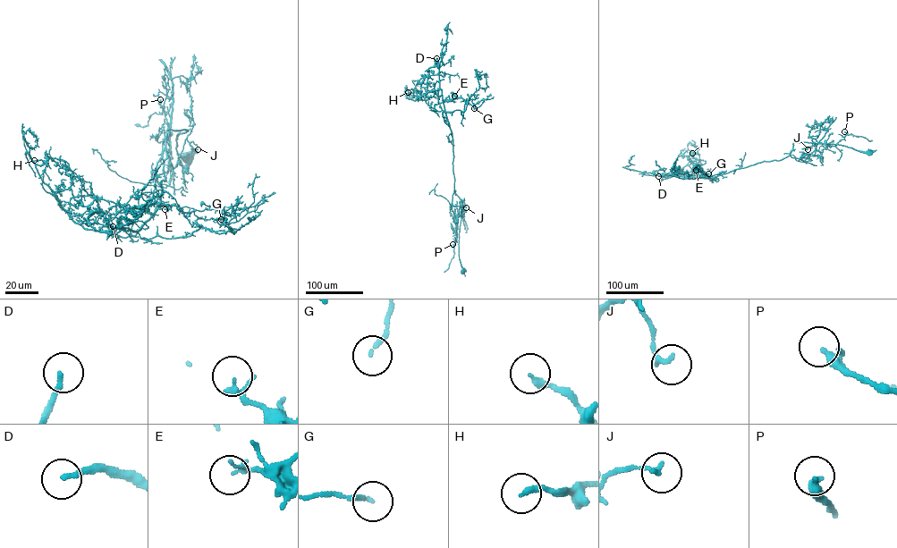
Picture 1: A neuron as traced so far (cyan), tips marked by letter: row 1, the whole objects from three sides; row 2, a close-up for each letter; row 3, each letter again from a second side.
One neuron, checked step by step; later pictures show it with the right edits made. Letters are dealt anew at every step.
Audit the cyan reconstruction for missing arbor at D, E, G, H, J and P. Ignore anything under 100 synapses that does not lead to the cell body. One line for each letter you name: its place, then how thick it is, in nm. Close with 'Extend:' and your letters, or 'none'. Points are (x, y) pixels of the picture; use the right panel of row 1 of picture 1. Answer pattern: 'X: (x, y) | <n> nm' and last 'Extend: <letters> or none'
D: (658, 176) | 180 nm
Extend: D

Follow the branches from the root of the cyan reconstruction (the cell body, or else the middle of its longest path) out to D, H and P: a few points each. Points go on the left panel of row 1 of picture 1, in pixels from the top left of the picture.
D: (188, 157), (177, 154), (176, 140), (188, 130), (168, 130), (157, 208), (137, 231), (113, 226)
H: (188, 157), (176, 140), (188, 130), (168, 130), (160, 202), (137, 231), (76, 223), (34, 160)
P: (188, 157), (177, 154), (176, 140), (188, 130), (168, 130), (156, 173), (165, 150), (171, 168), (160, 99)

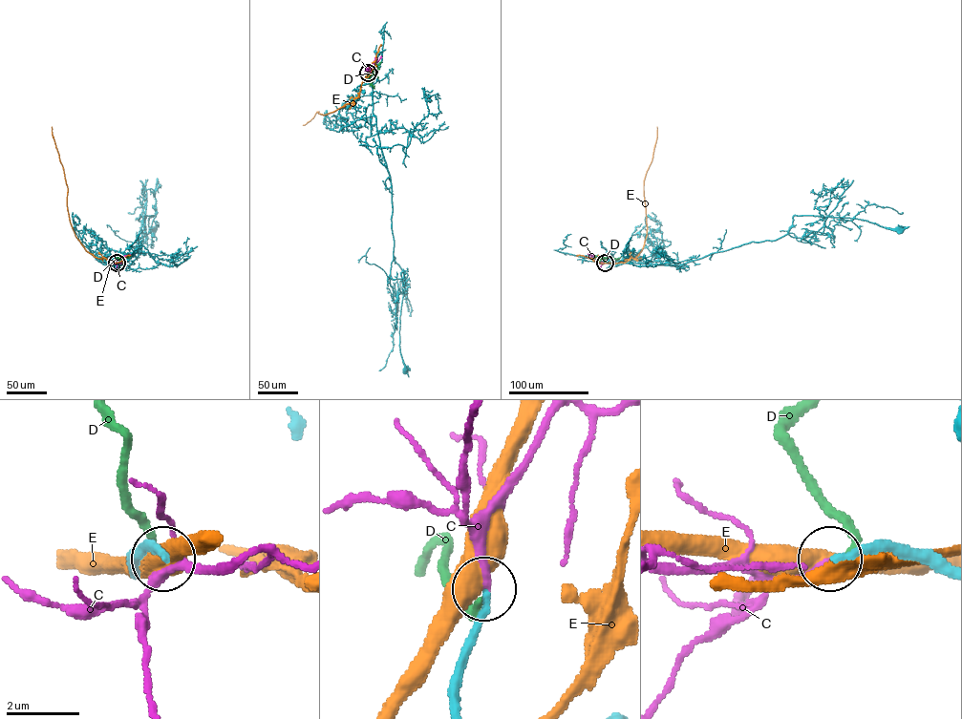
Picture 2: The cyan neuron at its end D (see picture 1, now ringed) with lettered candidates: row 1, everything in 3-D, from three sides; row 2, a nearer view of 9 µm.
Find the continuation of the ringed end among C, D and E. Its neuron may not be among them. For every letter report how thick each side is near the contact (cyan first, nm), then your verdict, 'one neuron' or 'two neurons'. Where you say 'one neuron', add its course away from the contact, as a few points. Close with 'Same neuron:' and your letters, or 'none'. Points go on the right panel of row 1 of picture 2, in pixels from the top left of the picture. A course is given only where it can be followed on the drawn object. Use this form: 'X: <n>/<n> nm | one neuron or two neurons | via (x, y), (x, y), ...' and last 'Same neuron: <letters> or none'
C: 180/190 nm | one neuron | via (605, 263), (593, 260), (590, 257), (593, 255), (587, 254)
D: 240/240 nm | two neurons
E: 180/550 nm | two neurons
Same neuron: C

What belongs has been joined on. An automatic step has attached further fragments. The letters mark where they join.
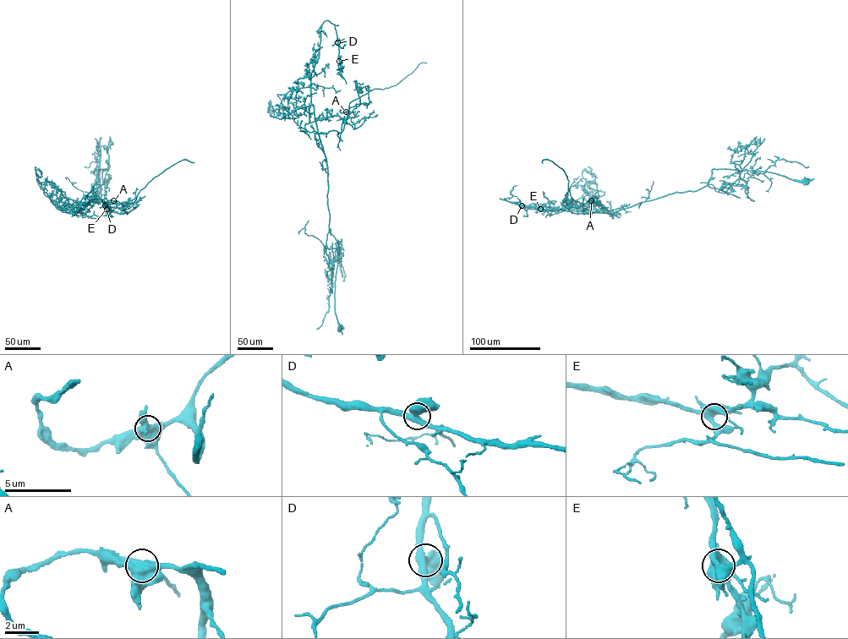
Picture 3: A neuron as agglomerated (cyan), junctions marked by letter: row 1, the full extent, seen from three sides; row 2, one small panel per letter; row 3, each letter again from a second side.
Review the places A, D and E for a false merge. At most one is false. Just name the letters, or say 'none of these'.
A

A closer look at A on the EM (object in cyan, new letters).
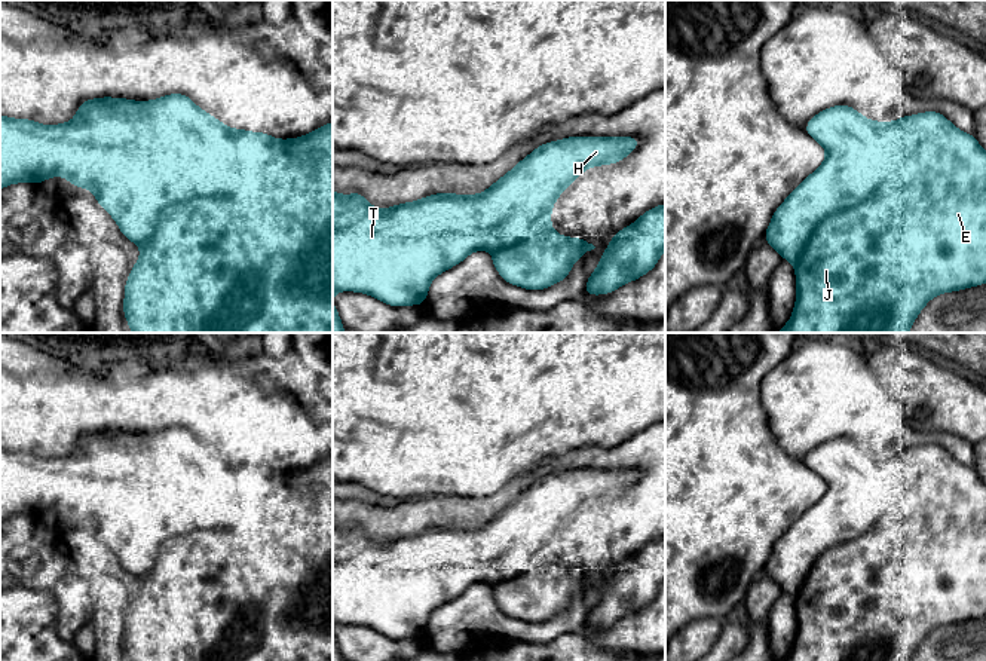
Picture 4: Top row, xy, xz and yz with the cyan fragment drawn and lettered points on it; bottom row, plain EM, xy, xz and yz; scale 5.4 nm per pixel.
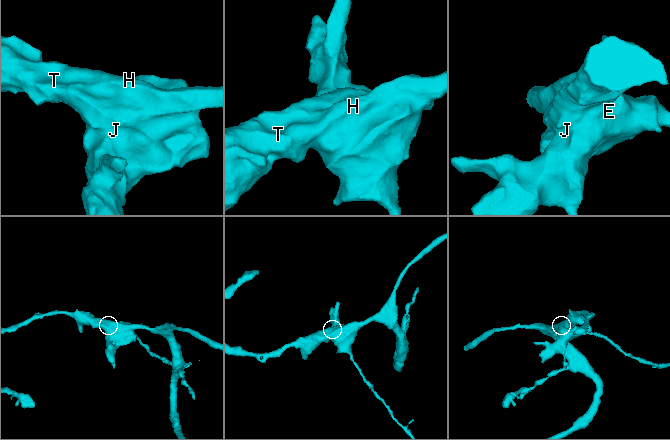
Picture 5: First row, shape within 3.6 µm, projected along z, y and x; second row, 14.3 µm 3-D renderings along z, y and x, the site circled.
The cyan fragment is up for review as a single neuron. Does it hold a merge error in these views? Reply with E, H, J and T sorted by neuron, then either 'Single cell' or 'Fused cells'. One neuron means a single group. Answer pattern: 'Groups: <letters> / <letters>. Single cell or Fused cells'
Groups: E J / H T. Fused cells

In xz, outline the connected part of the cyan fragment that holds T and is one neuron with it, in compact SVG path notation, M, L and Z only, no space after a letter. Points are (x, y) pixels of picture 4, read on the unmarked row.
M569 469L546 475L536 480L486 524L474 529L437 526L416 535L377 542L359 524L349 529L333 524L333 630L337 624L356 624L396 640L425 637L435 609L463 594L472 584L494 585L521 573L532 556L584 502L621 495L639 477L637 469Z

